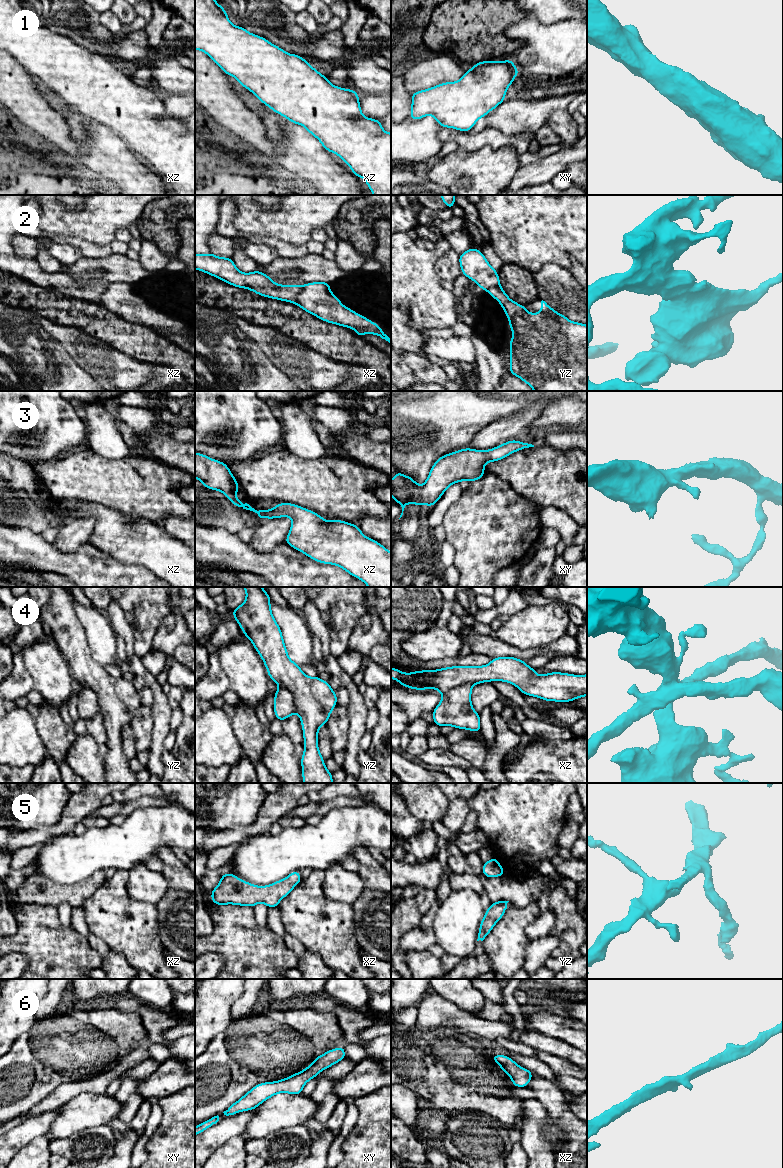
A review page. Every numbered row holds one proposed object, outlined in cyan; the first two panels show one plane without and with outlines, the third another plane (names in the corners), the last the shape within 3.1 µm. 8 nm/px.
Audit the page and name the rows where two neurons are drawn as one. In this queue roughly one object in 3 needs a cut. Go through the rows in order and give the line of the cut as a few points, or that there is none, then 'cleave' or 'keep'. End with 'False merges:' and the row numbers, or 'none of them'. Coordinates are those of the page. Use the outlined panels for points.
1: no cut; keep
2: cut in xz along (304, 285), (293, 302); cleave
3: no cut; keep
4: cut in yz along (279, 685), (285, 686), (292, 694), (296, 712); cleave
5: no cut; keep
6: no cut; keep
False merges: 2, 4

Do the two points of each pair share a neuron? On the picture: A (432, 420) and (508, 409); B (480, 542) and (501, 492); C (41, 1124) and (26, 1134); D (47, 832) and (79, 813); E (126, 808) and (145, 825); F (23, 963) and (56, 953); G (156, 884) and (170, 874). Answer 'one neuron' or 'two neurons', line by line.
A: one neuron
B: one neuron
C: one neuron
D: one neuron
E: two neurons
F: two neurons
G: two neurons

